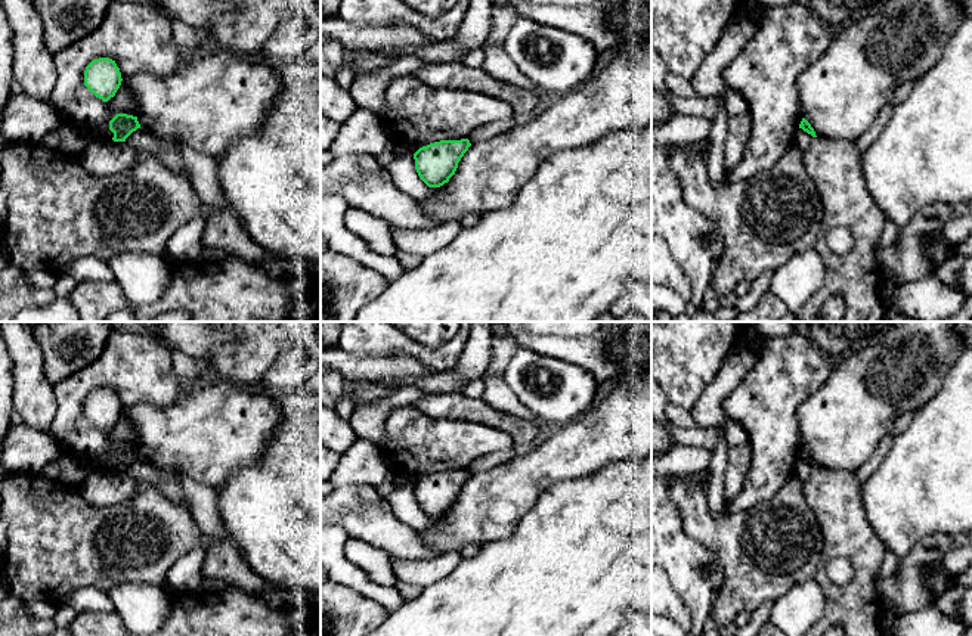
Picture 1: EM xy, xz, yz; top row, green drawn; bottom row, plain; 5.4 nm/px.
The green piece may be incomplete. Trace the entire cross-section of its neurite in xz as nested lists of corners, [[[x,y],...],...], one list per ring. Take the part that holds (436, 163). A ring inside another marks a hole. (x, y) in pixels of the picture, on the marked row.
[[[468,139],[440,140],[420,148],[414,153],[415,170],[428,187],[440,187],[449,182],[458,162],[471,146]]]

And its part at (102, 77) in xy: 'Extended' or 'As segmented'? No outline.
As segmented

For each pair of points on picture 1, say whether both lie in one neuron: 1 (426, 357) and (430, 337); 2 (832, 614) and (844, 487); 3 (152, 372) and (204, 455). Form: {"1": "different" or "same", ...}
{"1": "different", "2": "same", "3": "different"}

